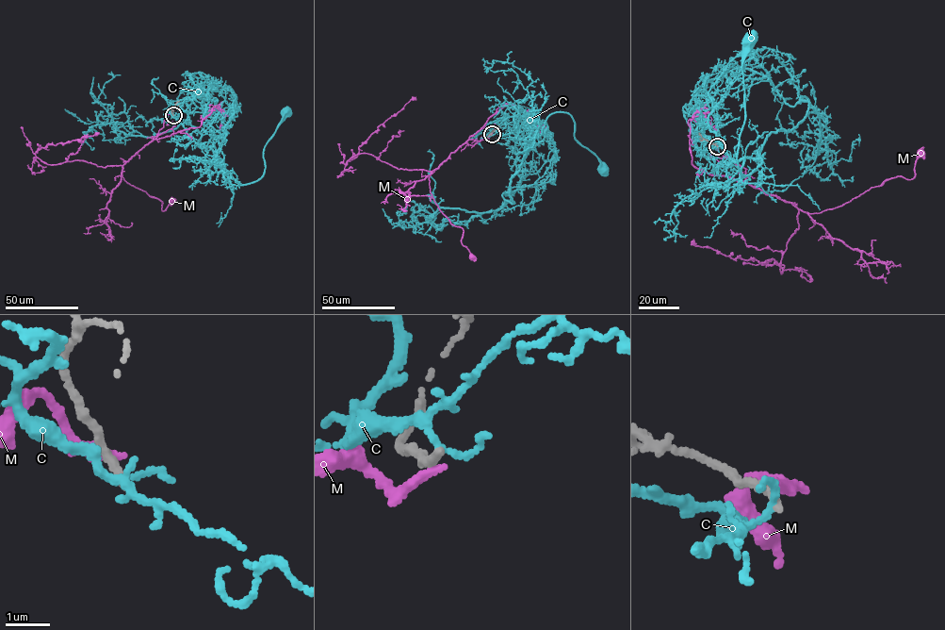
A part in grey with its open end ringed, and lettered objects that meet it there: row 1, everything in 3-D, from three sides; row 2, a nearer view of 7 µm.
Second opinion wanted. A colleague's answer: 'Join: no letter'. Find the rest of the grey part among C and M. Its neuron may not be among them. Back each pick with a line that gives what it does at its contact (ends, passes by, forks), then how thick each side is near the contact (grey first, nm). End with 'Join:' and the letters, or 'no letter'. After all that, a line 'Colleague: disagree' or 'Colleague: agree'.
Join: no letter
Colleague: agree

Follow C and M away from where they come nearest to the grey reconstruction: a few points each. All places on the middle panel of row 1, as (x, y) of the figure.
C: (492, 135), (486, 124), (515, 115), (519, 138), (535, 138), (548, 116), (564, 112), (603, 169)
M: (491, 135), (472, 146), (463, 143), (429, 178), (435, 204), (463, 229), (461, 242), (472, 256)

